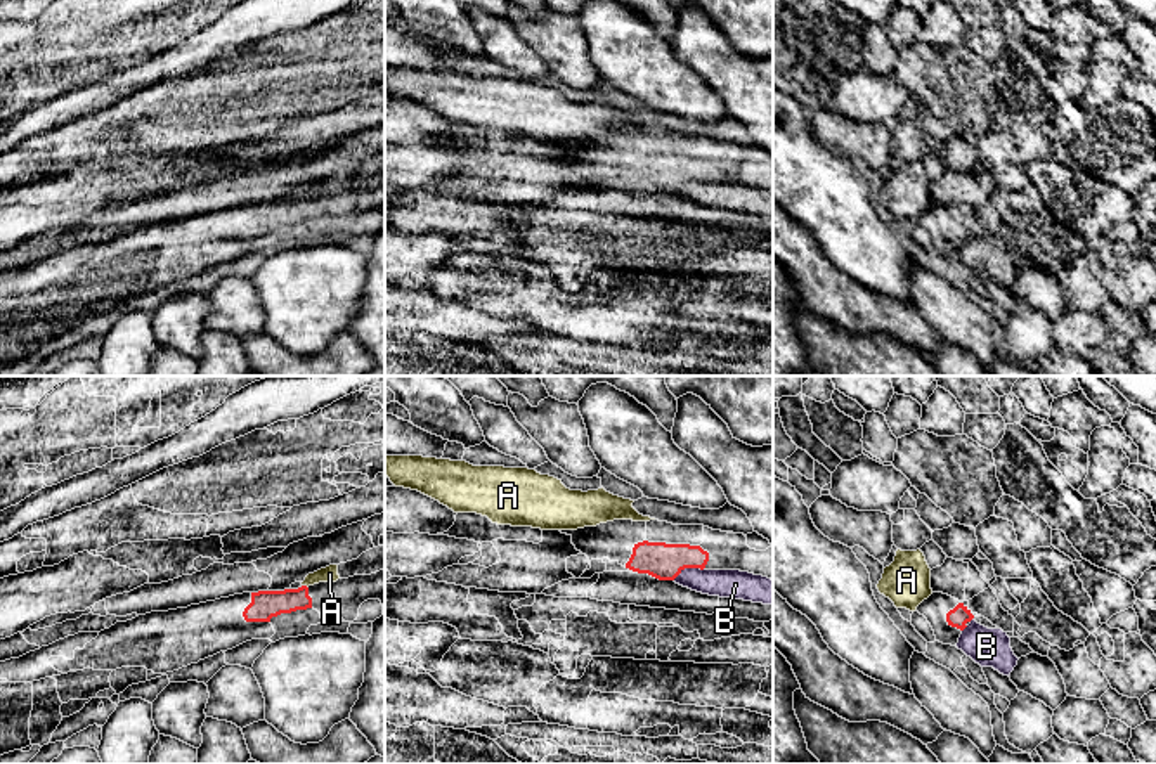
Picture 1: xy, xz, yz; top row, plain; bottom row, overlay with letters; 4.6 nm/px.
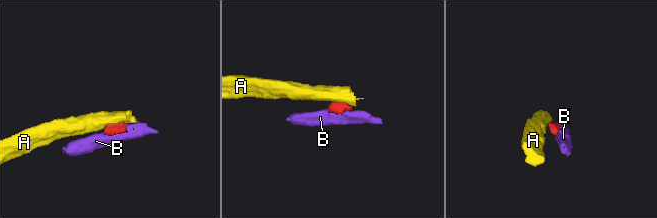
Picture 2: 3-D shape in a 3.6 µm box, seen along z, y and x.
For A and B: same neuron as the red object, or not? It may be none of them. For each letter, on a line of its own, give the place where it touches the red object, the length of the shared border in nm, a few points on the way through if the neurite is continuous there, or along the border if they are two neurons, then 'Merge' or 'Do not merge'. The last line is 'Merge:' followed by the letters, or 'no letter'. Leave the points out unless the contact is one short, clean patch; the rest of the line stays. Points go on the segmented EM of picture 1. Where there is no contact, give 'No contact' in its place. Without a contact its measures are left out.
A: Touches red at xy (305, 586). Shared border 40 nm. Boundary: xy (302, 584), (307, 588). Do not merge
B: Touches red at xz (688, 567). Shared border 160 nm. Boundary: xz (704, 567), (683, 569), (673, 579). Do not merge
Merge: no letter

